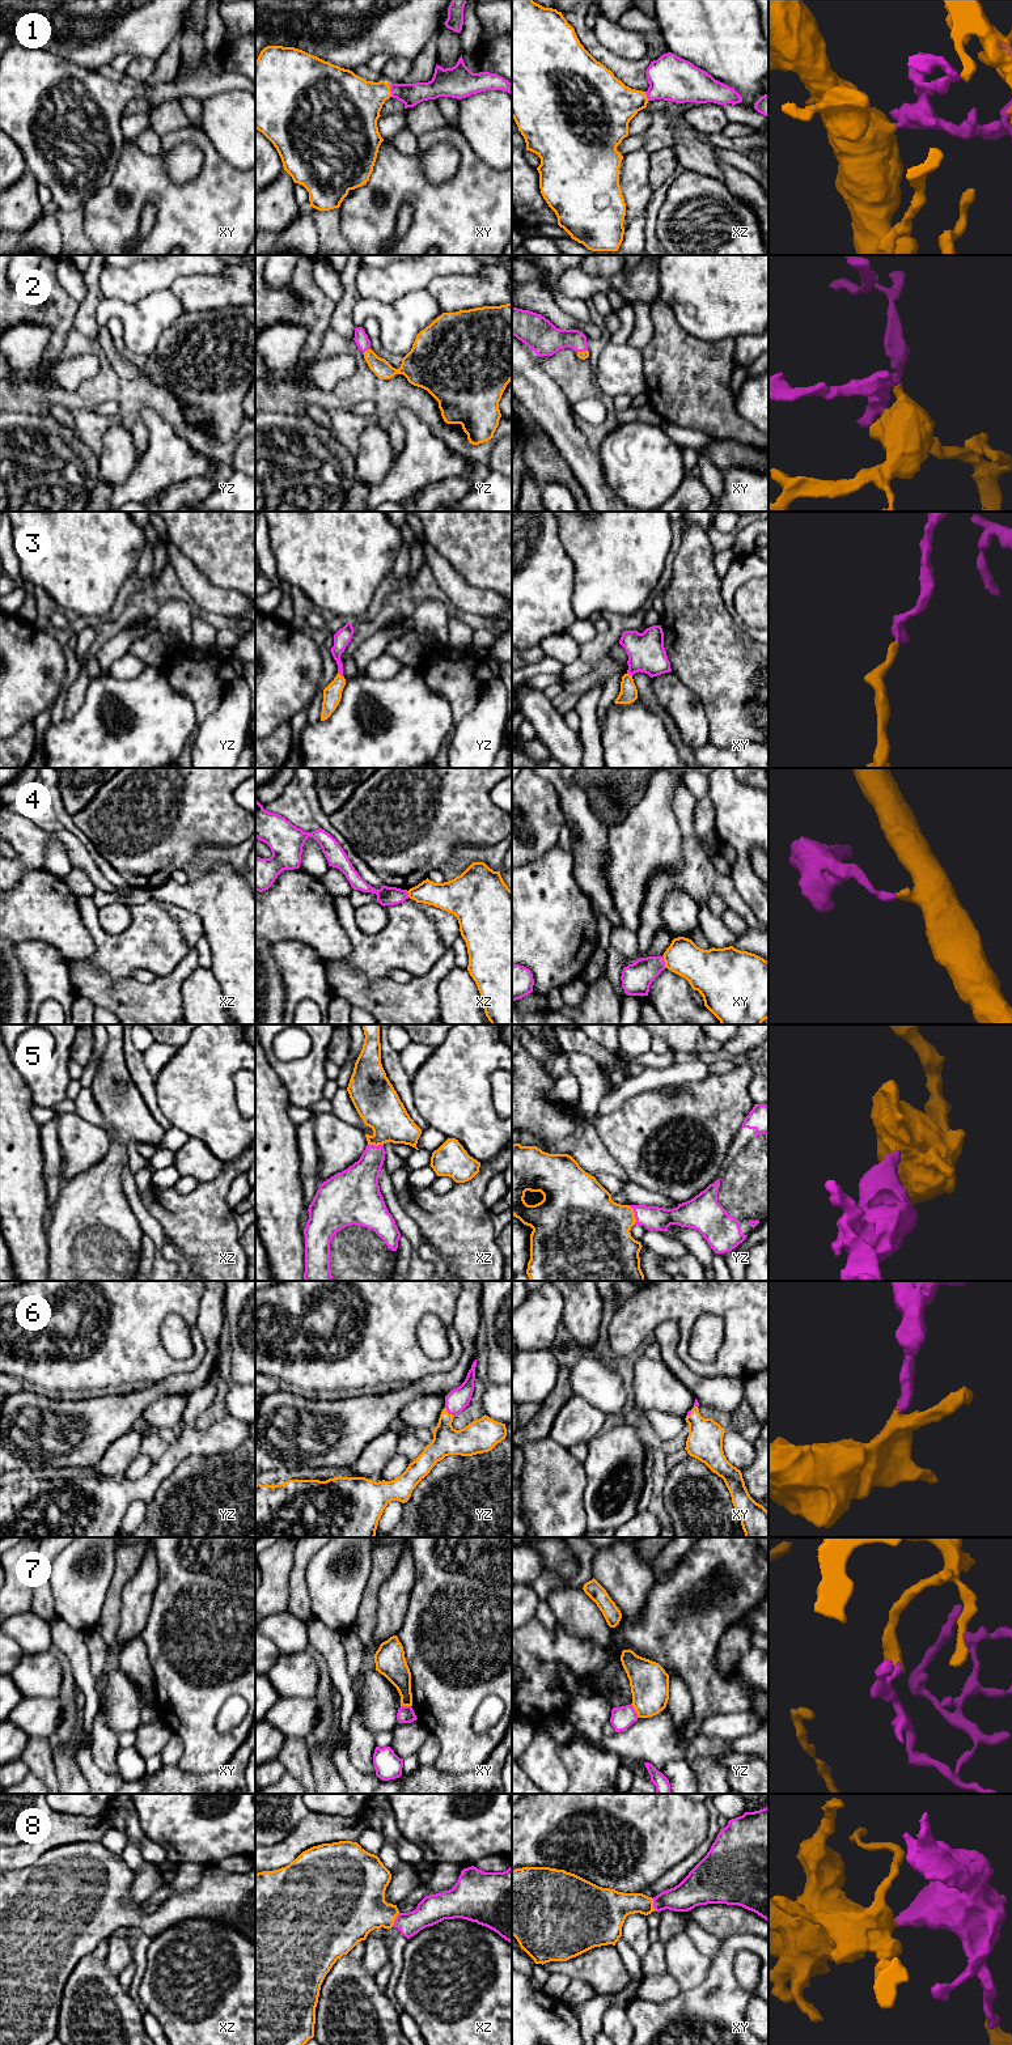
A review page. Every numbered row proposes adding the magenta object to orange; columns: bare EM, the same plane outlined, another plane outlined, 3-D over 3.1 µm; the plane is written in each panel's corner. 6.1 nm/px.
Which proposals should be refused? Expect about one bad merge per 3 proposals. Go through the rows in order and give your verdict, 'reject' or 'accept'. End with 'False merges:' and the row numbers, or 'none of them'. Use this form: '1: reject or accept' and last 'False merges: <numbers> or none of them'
1: accept
2: accept
3: accept
4: reject
5: accept
6: accept
7: reject
8: accept
False merges: 4, 7

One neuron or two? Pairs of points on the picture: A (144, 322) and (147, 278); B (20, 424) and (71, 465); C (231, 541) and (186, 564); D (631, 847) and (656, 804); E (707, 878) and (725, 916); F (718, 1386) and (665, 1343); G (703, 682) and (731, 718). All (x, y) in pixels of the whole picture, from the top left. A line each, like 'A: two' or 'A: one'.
A: two
B: one
C: two
D: one
E: two
F: one
G: one

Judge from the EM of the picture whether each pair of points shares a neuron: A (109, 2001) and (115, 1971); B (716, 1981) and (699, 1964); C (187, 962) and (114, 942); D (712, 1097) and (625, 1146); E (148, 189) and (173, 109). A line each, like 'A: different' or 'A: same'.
A: different
B: different
C: different
D: same
E: different

